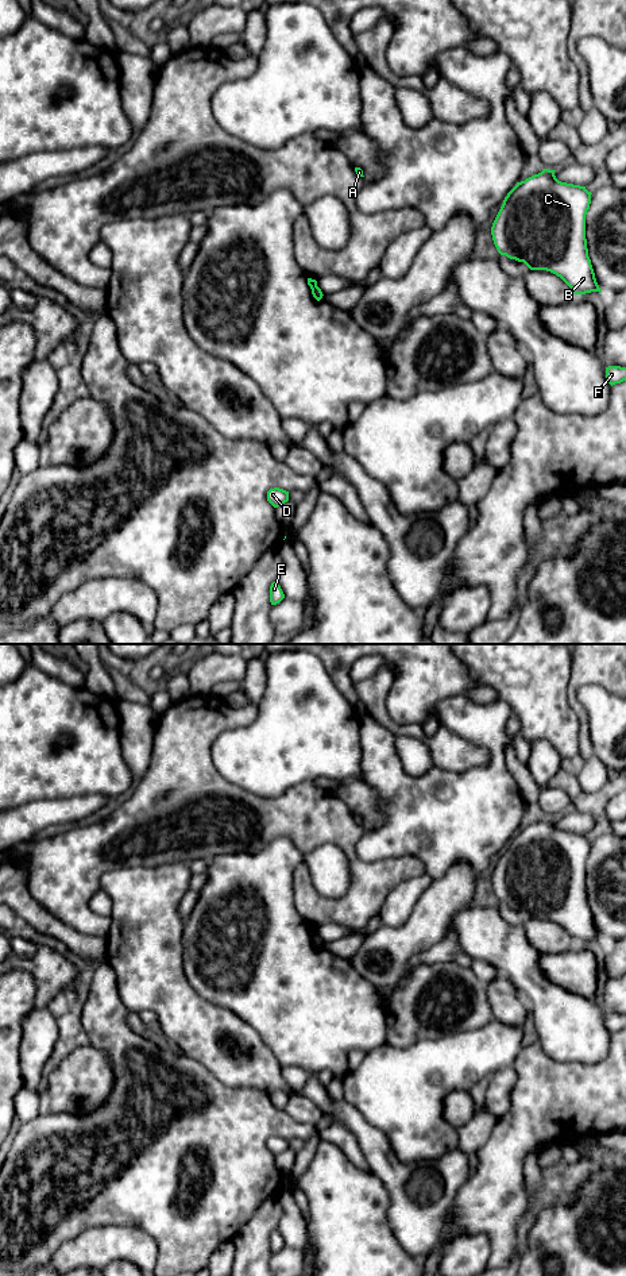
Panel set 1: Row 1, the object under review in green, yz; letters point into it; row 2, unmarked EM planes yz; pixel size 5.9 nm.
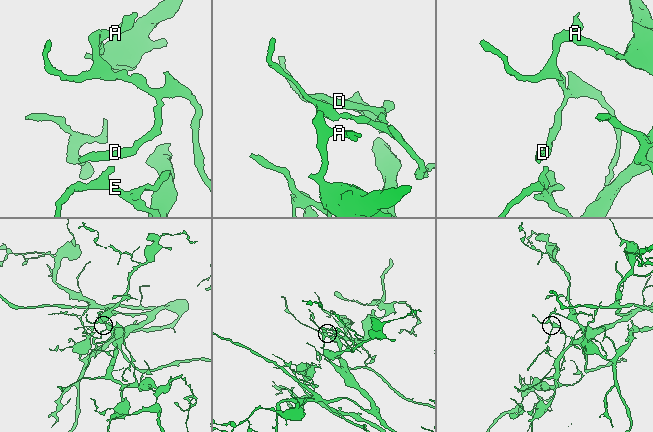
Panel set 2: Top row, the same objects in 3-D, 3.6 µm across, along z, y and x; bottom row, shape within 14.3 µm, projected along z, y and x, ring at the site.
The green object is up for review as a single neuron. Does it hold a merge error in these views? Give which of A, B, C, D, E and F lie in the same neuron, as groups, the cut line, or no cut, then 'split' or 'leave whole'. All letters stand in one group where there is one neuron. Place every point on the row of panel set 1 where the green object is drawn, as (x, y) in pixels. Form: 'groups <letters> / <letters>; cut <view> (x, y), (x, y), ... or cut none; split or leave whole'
groups A B C E F / D; cut yz (316, 284), (310, 288); split

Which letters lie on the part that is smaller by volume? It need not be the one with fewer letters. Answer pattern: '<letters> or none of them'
D

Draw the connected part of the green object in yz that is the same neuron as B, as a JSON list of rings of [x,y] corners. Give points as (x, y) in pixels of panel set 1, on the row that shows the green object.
[[[544,169],[517,182],[507,193],[491,227],[494,244],[501,255],[523,262],[530,270],[556,274],[575,294],[602,293],[586,239],[586,215],[592,193],[586,186],[559,181],[554,171]]]

